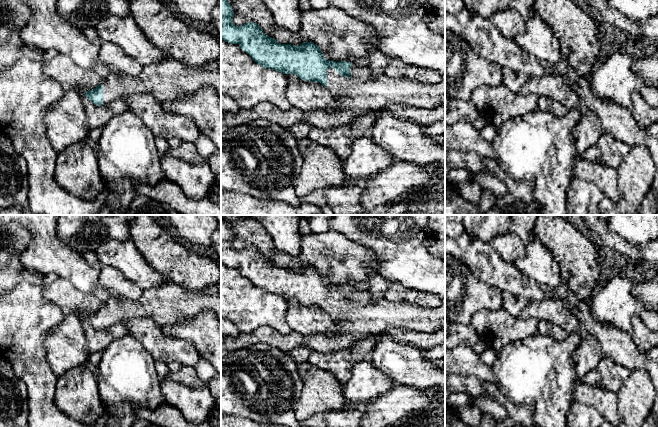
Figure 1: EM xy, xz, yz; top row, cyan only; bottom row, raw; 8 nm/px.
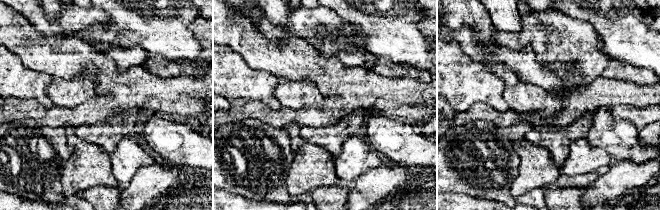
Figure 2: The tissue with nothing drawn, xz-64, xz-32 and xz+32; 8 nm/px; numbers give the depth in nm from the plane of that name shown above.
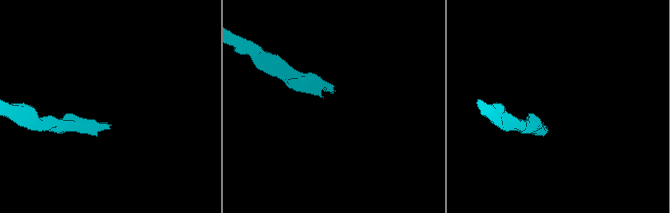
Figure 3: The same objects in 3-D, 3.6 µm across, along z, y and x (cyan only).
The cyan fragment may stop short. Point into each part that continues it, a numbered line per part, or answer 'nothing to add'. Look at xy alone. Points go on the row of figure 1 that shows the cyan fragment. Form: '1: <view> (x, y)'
1: xy (170, 79)

